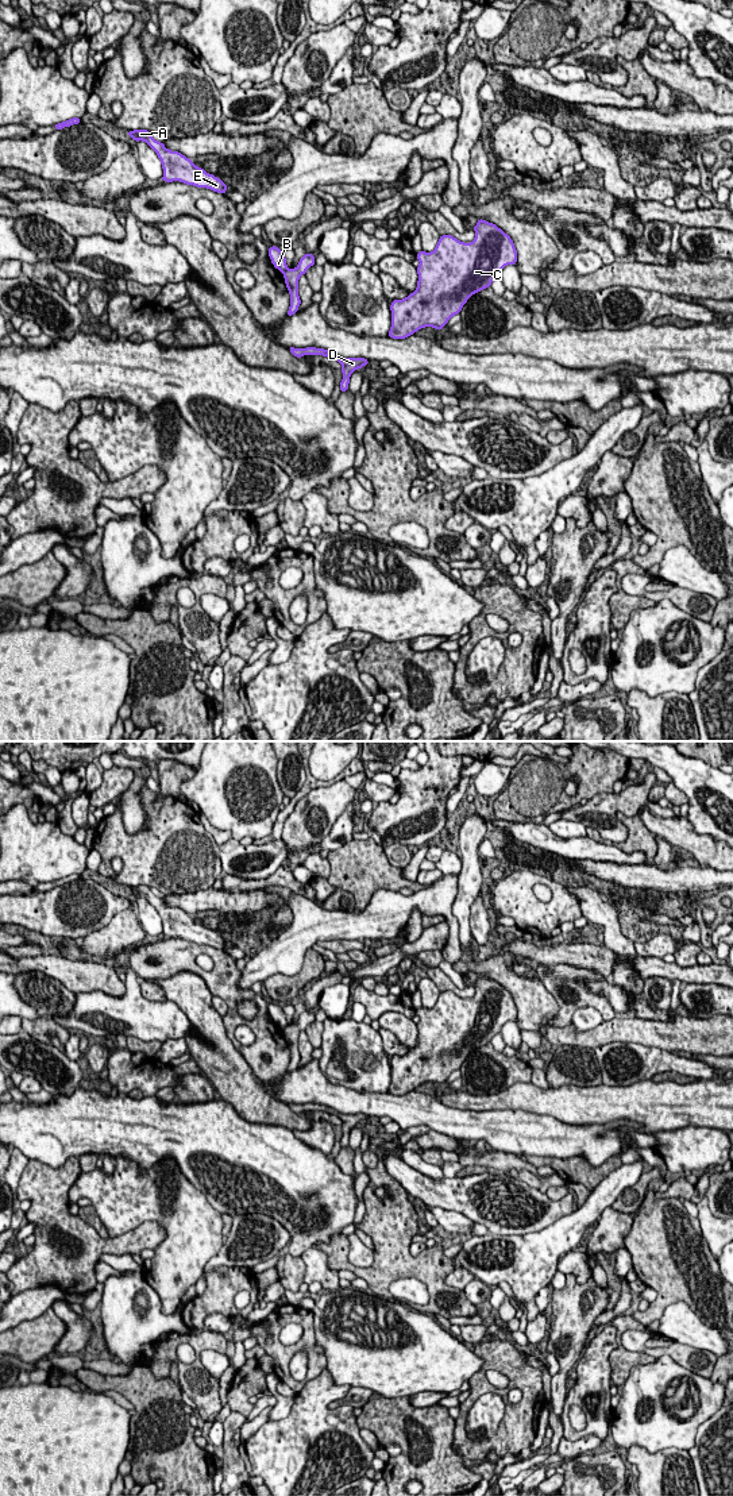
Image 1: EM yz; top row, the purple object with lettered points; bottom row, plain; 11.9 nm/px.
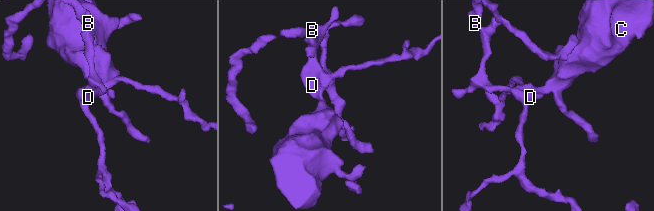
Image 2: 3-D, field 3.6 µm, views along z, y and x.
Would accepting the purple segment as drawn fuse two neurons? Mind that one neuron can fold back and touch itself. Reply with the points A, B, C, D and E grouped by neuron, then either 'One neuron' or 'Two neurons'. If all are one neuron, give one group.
Groups: A B E / C D. Two neurons

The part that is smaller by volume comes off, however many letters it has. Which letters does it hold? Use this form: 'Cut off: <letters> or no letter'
Cut off: A, B, E

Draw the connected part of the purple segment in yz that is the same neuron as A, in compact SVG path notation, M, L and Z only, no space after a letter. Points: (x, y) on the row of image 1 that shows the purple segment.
M134 130L127 132L135 142L146 142L162 162L162 181L180 181L197 188L207 188L217 193L225 194L227 185L213 174L194 166L193 162L178 151L171 151L163 143L155 140L147 130Z

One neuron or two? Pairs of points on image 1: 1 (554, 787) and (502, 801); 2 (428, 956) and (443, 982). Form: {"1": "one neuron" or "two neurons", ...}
{"1": "one neuron", "2": "two neurons"}

